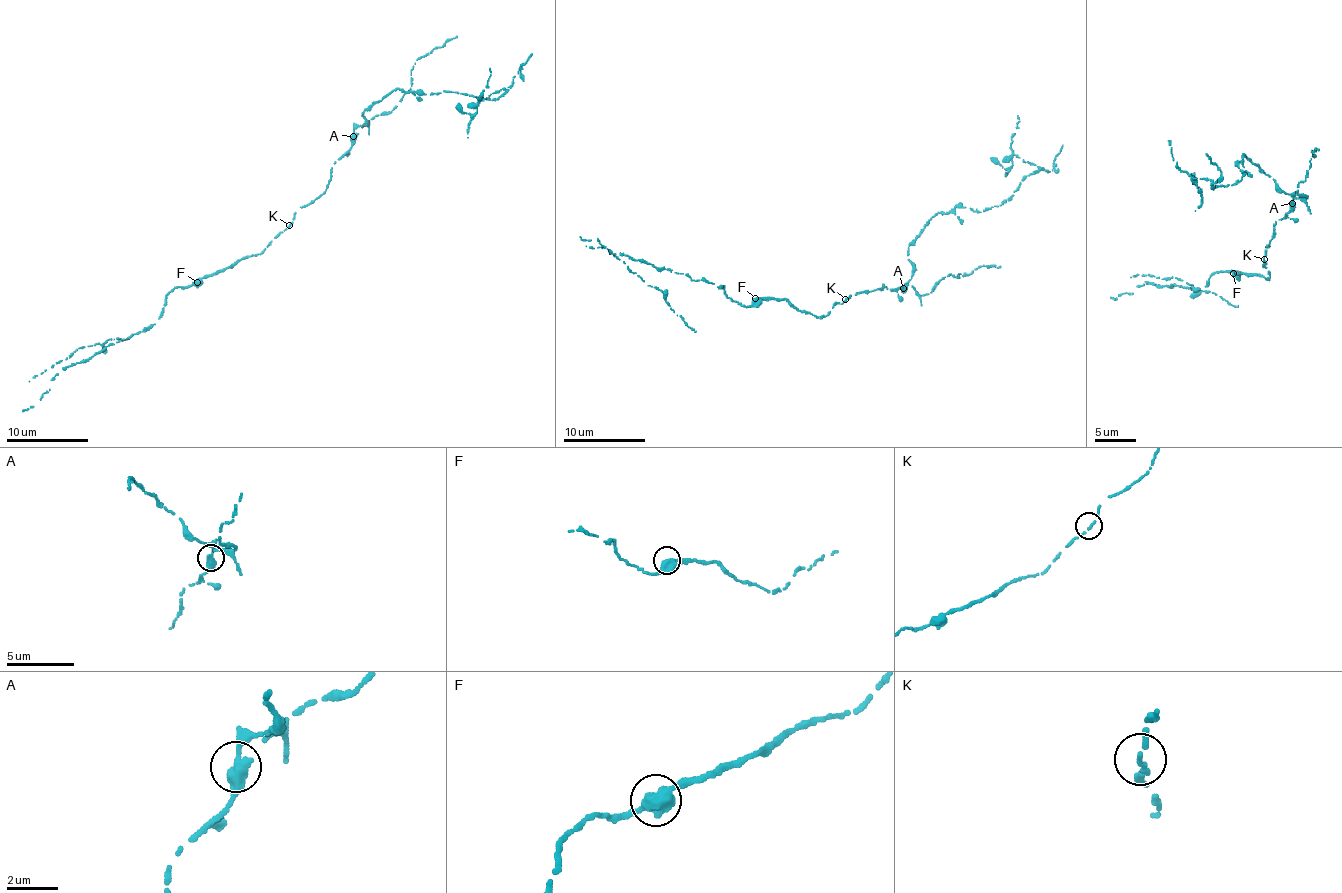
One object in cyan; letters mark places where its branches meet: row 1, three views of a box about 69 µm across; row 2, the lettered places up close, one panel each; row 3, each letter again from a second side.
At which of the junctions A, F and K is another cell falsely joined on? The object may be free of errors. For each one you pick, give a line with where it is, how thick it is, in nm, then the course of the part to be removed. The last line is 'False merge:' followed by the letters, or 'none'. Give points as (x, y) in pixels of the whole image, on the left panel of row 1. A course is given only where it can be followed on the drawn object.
A: at (353, 136); 420 nm thick; foreign part runs (352, 136), (365, 122), (363, 111), (398, 88), (491, 100), (506, 91), (477, 99), (487, 88), (489, 68)
False merge: A

